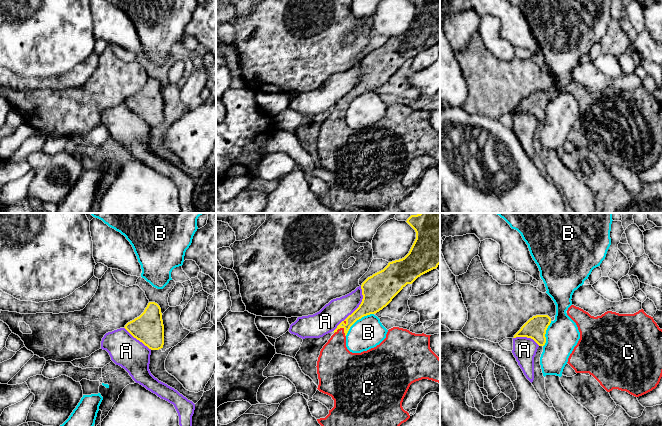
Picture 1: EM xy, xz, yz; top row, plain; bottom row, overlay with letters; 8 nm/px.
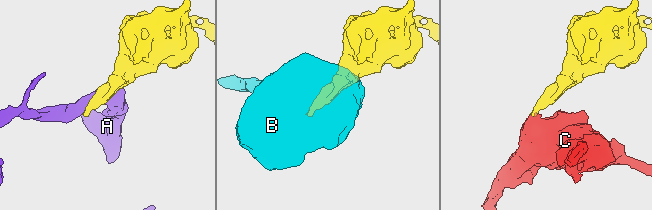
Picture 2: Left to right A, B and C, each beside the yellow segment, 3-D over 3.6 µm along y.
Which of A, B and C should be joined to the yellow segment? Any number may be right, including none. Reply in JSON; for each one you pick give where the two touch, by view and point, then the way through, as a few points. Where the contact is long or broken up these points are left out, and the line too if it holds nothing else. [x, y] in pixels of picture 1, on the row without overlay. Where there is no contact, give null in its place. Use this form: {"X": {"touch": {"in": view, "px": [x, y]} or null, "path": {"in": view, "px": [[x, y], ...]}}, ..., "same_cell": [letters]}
{"C": {"touch": {"in": "xz", "px": [342, 103]}, "path": {"in": "xz", "px": [[366, 83], [342, 103], [334, 133]]}}, "same_cell": ["C"]}

